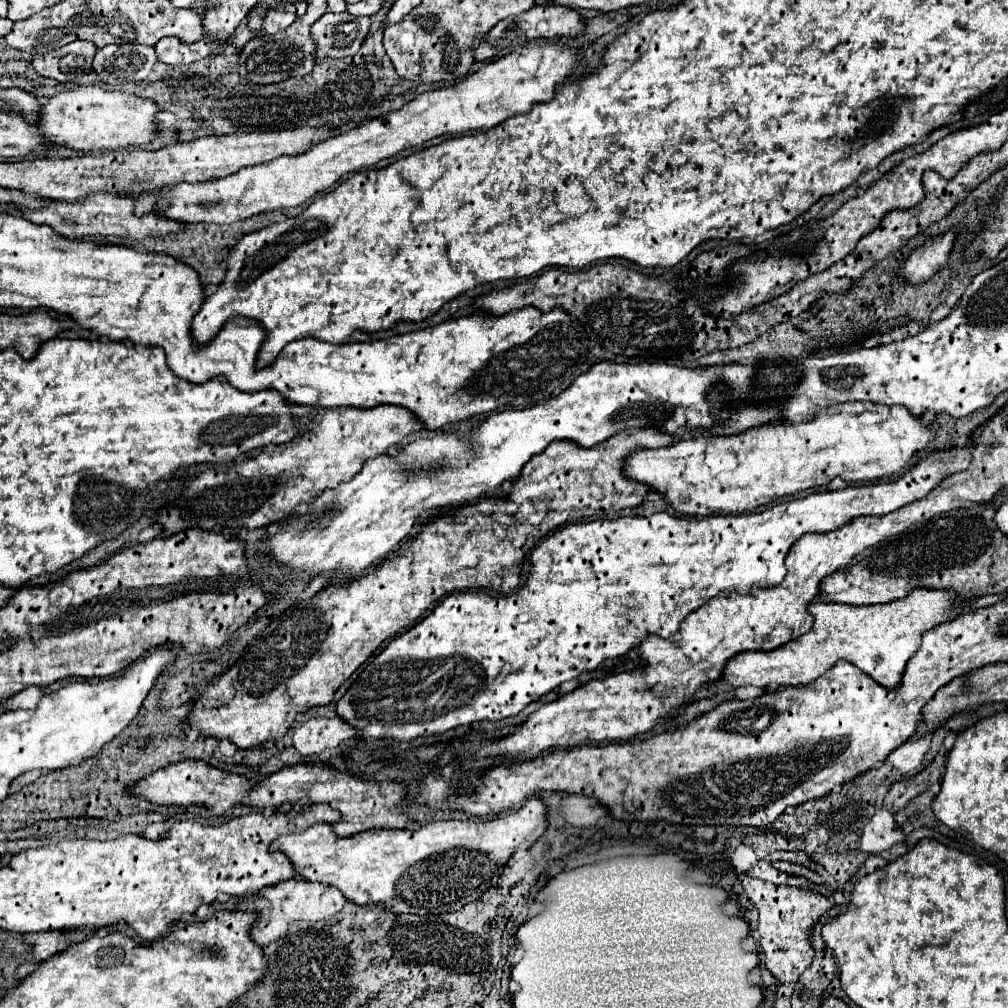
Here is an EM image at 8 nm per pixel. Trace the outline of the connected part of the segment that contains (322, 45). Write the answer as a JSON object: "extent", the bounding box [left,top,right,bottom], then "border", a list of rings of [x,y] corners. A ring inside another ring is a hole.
{"extent":[311,12,369,58],"border":[[[349,12],[323,14],[311,28],[317,50],[329,58],[347,58],[357,54],[369,32],[367,16],[351,16]]]}

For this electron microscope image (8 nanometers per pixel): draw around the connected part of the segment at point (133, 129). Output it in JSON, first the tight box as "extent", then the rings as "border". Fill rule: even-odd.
{"extent":[37,86,157,150],"border":[[[79,86],[73,90],[65,90],[53,98],[49,98],[43,104],[41,110],[41,120],[37,122],[37,128],[57,146],[69,146],[73,150],[117,150],[117,148],[127,148],[127,146],[145,146],[157,138],[157,104],[149,98],[139,98],[135,94],[125,94],[125,92],[113,92],[113,90],[103,90],[99,86]]]}

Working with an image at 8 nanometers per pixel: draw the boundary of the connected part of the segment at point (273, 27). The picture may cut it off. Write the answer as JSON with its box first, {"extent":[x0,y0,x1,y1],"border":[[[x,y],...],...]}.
{"extent":[265,12,295,34],"border":[[[267,12],[265,16],[265,32],[267,34],[275,34],[279,30],[285,30],[287,26],[291,26],[295,22],[295,14],[291,12]]]}

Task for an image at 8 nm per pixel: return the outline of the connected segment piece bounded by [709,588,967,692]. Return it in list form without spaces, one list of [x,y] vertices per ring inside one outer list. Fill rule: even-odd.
[[[915,588],[903,600],[895,600],[879,606],[849,606],[849,604],[823,604],[813,602],[807,610],[813,616],[813,628],[801,638],[787,642],[771,652],[739,652],[723,668],[721,678],[709,692],[719,692],[721,686],[735,690],[739,686],[805,686],[813,682],[821,672],[827,672],[837,660],[851,660],[857,668],[877,680],[881,686],[895,690],[901,684],[907,660],[917,652],[921,634],[939,626],[939,622],[949,622],[963,612],[967,600],[957,598],[951,590],[925,590]]]

